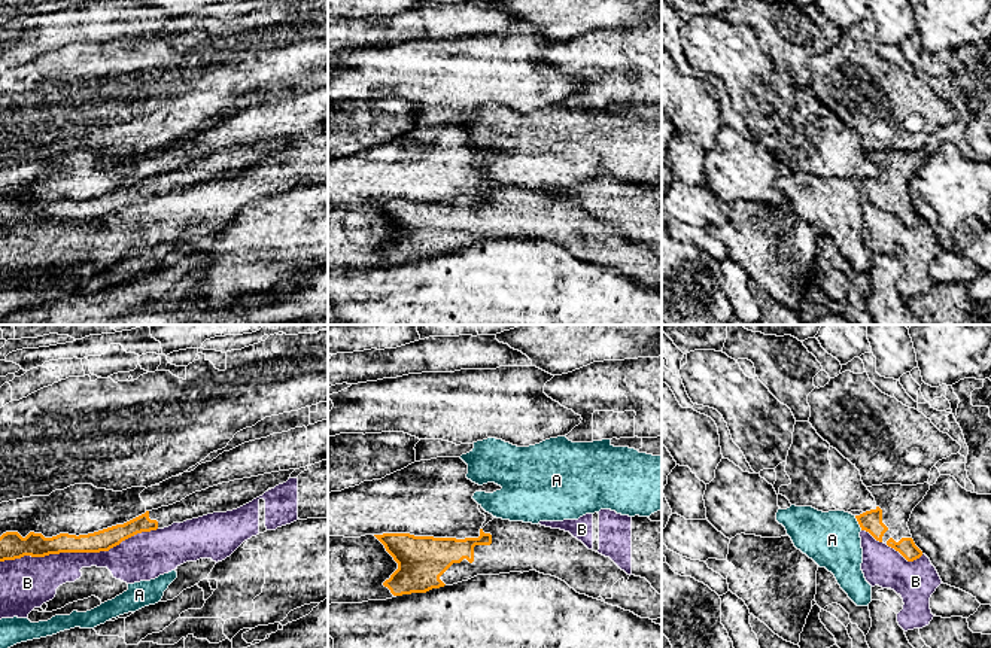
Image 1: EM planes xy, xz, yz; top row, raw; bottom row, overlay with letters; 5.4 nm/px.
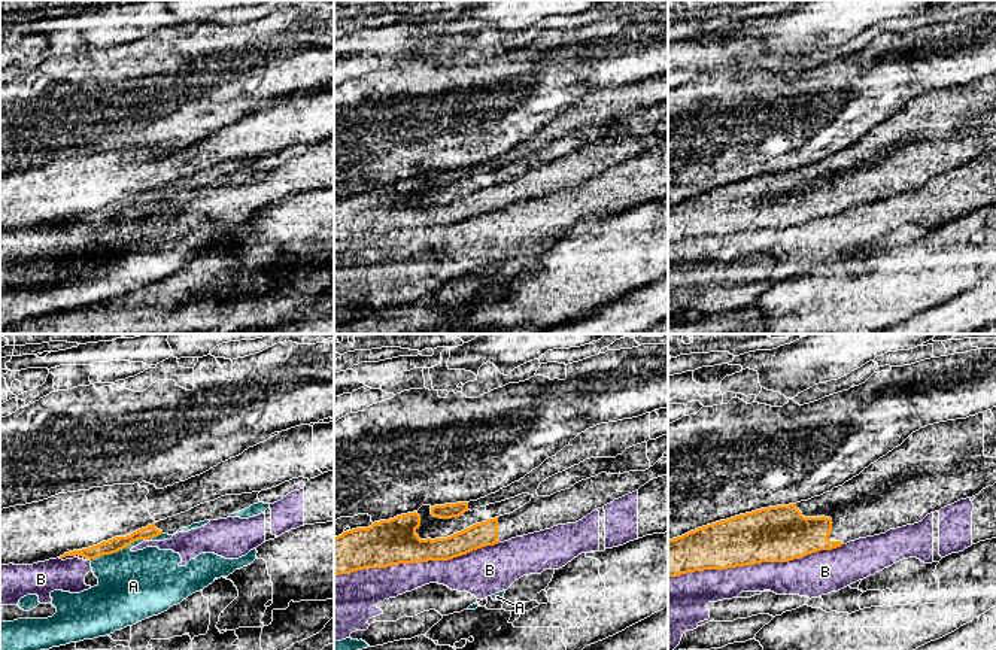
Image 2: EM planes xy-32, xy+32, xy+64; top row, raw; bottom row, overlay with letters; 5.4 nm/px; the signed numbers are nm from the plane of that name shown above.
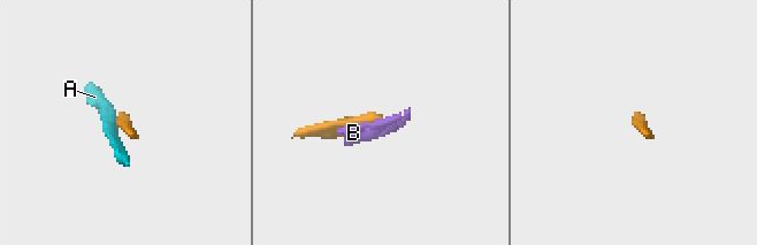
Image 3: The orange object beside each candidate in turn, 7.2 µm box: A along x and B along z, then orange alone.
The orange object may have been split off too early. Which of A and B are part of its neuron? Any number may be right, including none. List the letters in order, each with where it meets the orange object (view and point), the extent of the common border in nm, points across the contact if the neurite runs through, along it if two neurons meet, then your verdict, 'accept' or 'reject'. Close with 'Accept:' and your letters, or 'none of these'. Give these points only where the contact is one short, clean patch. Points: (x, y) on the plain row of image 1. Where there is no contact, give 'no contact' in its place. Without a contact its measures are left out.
A: yz (859, 189) | 90 nm | along yz (854, 182), (862, 195) | reject
B: xy (78, 218) | 850 nm | reject
Accept: none of these

